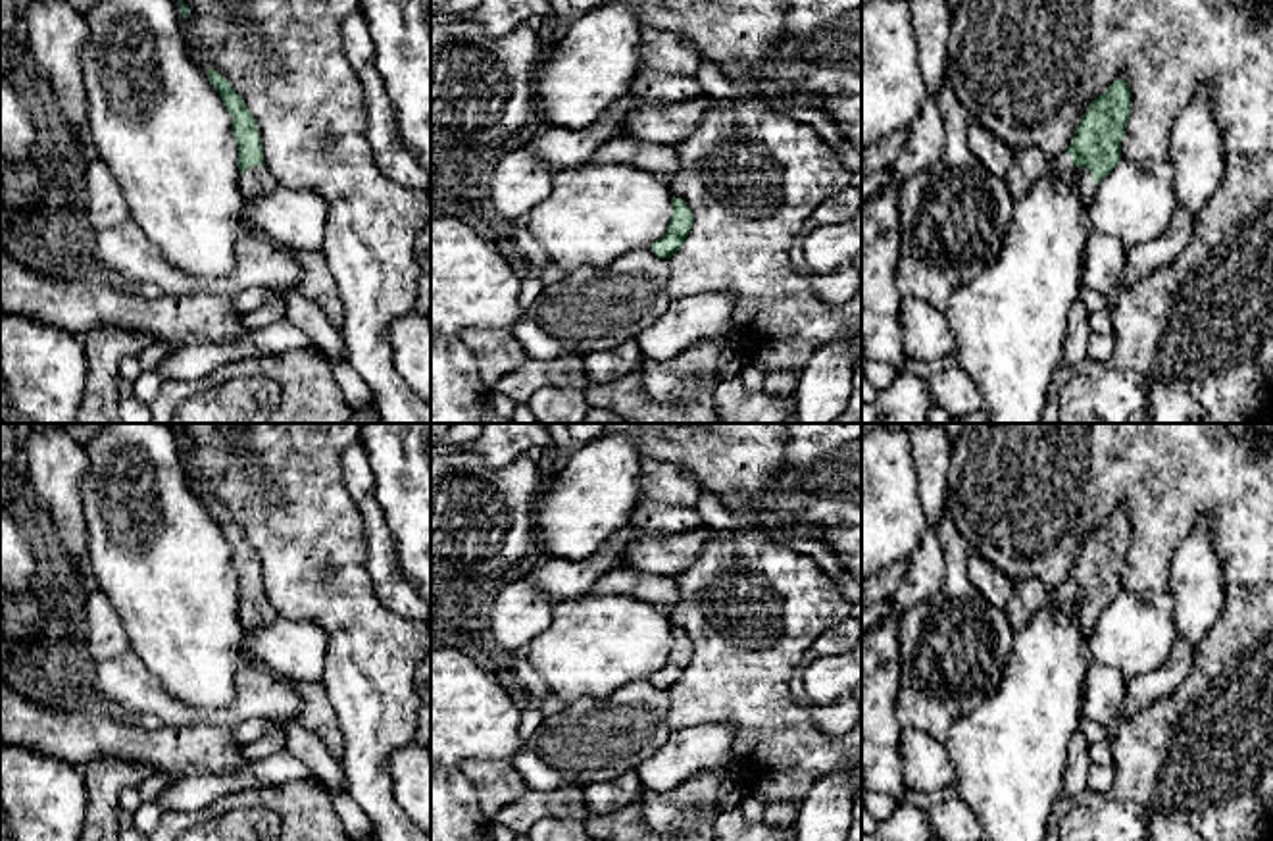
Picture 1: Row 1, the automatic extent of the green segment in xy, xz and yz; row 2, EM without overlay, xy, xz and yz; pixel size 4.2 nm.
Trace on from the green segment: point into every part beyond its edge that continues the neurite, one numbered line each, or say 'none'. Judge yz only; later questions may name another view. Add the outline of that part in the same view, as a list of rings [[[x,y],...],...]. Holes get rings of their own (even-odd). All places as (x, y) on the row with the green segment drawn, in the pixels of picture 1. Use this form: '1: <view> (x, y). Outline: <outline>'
1: yz (1062, 164). Outline: [[[1063,152],[1061,156],[1058,156],[1052,166],[1054,166],[1054,173],[1058,177],[1063,177],[1067,173],[1075,173],[1077,175],[1077,191],[1085,196],[1085,198],[1092,198],[1096,192],[1096,183],[1092,181],[1092,171],[1083,167],[1083,166],[1073,166],[1071,164],[1073,156]]]

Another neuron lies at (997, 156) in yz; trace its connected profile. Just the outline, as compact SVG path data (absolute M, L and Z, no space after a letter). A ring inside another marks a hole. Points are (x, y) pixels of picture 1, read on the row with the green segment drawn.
M971 119L967 127L967 142L985 169L998 179L1004 179L1015 162L1015 152L992 133L988 133L979 121Z

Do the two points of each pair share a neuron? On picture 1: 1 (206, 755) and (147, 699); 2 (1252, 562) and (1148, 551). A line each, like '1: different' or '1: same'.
1: different
2: same

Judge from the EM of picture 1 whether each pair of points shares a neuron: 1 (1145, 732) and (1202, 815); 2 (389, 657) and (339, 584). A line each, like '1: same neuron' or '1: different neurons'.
1: same neuron
2: same neuron

